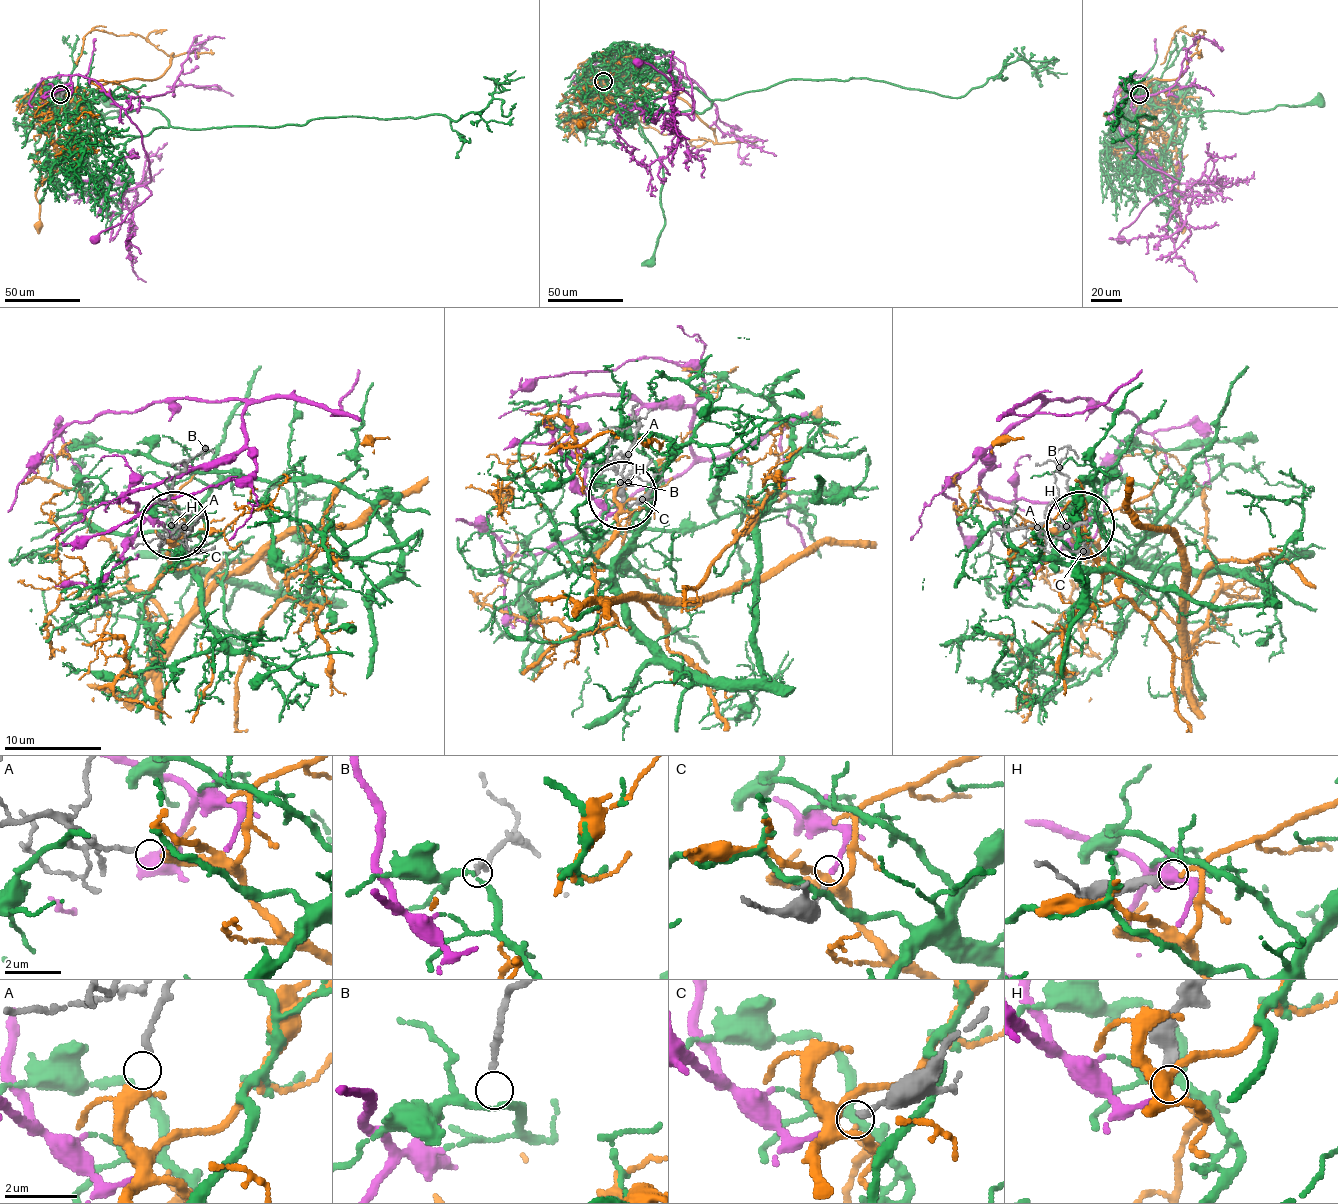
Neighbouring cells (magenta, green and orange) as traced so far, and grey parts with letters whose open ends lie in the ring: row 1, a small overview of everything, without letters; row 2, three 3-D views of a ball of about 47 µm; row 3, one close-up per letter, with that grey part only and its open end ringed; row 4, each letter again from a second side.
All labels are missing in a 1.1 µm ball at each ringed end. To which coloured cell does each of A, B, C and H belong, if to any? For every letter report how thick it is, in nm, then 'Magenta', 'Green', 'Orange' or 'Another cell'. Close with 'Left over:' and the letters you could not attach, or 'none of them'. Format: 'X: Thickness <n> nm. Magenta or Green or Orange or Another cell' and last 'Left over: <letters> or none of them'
A: Thickness 170 nm. Orange
B: Thickness 180 nm. Green
C: Thickness 170 nm. Magenta
H: Thickness 340 nm. Another cell
Left over: H

